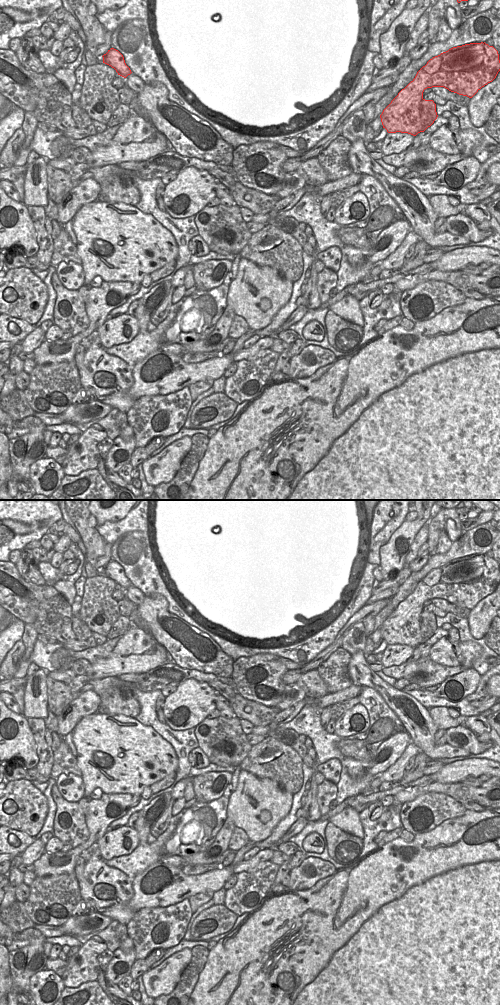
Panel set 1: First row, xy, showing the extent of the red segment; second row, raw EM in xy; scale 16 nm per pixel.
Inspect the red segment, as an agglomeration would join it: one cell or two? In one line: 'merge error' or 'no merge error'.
merge error

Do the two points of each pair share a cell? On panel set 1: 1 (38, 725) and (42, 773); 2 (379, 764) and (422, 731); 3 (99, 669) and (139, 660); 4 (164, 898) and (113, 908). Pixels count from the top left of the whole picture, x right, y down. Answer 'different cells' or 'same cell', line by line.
1: same cell
2: different cells
3: same cell
4: different cells

